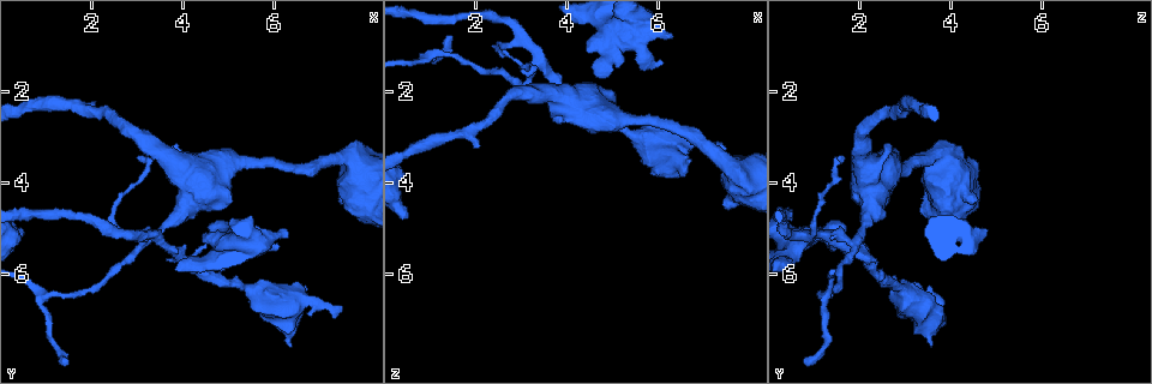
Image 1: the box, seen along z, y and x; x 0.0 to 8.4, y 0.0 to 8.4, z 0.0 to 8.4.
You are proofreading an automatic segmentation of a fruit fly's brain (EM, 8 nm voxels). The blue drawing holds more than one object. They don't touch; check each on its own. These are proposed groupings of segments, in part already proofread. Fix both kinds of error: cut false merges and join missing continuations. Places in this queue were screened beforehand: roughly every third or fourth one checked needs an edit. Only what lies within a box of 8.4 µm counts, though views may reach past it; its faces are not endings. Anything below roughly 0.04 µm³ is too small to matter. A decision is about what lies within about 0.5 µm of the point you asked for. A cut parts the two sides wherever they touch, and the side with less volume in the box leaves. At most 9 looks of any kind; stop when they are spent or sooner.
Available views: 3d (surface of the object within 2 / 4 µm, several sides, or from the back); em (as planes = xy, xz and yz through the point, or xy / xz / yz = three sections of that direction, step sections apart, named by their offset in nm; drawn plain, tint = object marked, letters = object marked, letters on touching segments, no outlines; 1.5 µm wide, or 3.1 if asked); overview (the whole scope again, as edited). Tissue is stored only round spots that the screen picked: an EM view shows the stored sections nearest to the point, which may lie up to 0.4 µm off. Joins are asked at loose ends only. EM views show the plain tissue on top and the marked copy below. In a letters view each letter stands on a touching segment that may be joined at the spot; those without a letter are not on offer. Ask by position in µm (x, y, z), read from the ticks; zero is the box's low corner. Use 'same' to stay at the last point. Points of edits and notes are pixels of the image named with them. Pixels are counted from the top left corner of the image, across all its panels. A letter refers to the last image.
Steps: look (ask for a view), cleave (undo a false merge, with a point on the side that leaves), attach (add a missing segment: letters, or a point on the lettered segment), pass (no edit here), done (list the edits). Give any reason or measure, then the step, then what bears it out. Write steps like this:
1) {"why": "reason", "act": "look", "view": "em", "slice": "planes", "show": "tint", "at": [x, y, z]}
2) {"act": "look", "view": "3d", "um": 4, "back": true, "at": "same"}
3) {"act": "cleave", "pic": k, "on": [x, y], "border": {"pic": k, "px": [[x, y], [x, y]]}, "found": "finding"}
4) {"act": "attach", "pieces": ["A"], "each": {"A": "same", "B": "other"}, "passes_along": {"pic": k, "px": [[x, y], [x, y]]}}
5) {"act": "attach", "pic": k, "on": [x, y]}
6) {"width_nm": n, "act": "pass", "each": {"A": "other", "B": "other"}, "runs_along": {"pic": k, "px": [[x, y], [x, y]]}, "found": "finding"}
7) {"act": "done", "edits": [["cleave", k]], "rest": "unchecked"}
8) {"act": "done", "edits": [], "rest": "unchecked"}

{"why": "an open end", "act": "look", "view": "3d", "um": 2, "at": [4.40, 5.15, 1.20]}

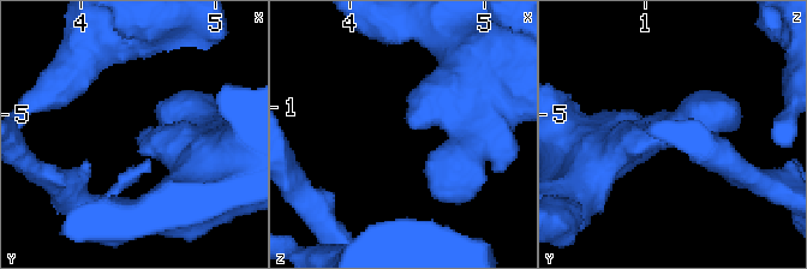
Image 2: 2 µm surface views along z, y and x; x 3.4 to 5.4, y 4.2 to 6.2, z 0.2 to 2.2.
{"act": "look", "view": "em", "slice": "planes", "show": "letters", "at": [4.44, 5.16, 1.14]}

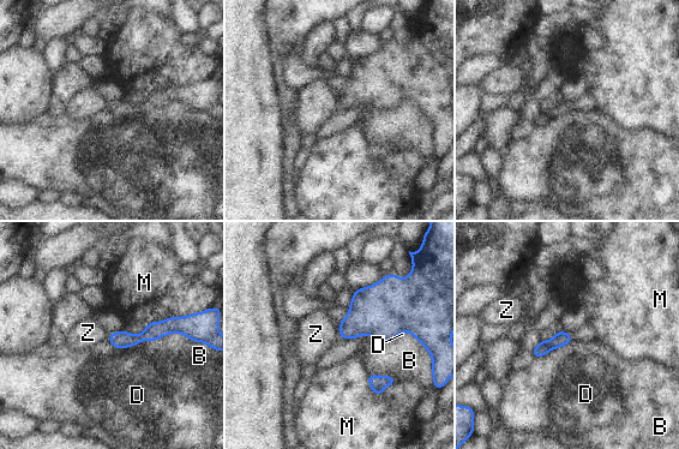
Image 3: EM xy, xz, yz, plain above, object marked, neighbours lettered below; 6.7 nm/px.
{"act": "pass", "each": {"B": "other", "D": "other", "M": "other", "Z": "other"}, "found": "none of them fits"}

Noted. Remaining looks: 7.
{"why": "free end", "act": "look", "view": "em", "slice": "planes", "show": "letters", "at": [6.35, 5.20, 0.80]}

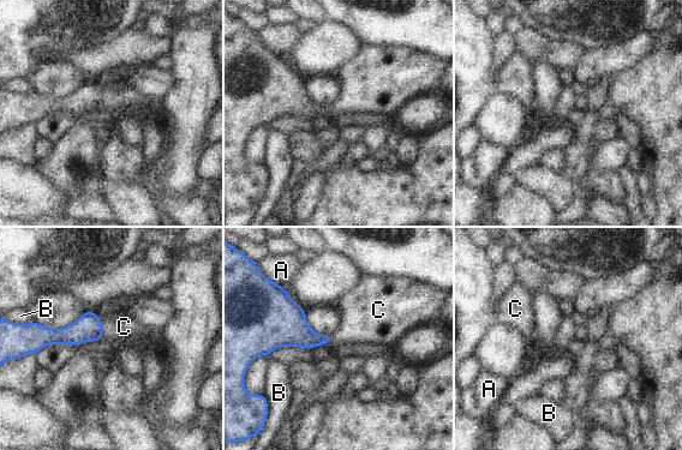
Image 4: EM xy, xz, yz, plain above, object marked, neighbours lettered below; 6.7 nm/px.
{"longest_contact_nm": ["C", 100], "act": "attach", "pieces": ["C"], "each": {"A": "other", "B": "other", "C": "same"}, "passes_along": {"pic": 4, "px": [[88, 328], [102, 334], [124, 326]]}, "found": "the neuron continues"}

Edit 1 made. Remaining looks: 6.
{"why": "free end", "act": "look", "view": "em", "slice": "planes", "show": "letters", "at": [7.50, 6.75, 3.20]}

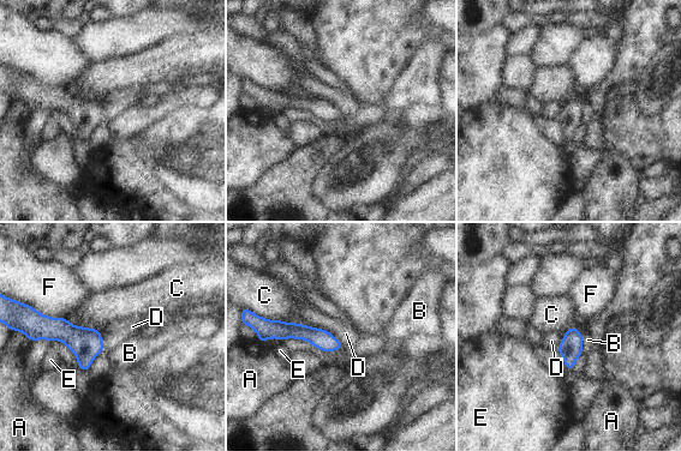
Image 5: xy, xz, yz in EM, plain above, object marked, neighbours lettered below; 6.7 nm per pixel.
{"act": "pass", "each": {"A": "other", "B": "other", "C": "other", "D": "other", "E": "other", "F": "other"}, "found": "no lettered segment goes on from it"}

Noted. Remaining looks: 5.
{"act": "done", "edits": [["attach", 4]], "rest": "unchecked"}

